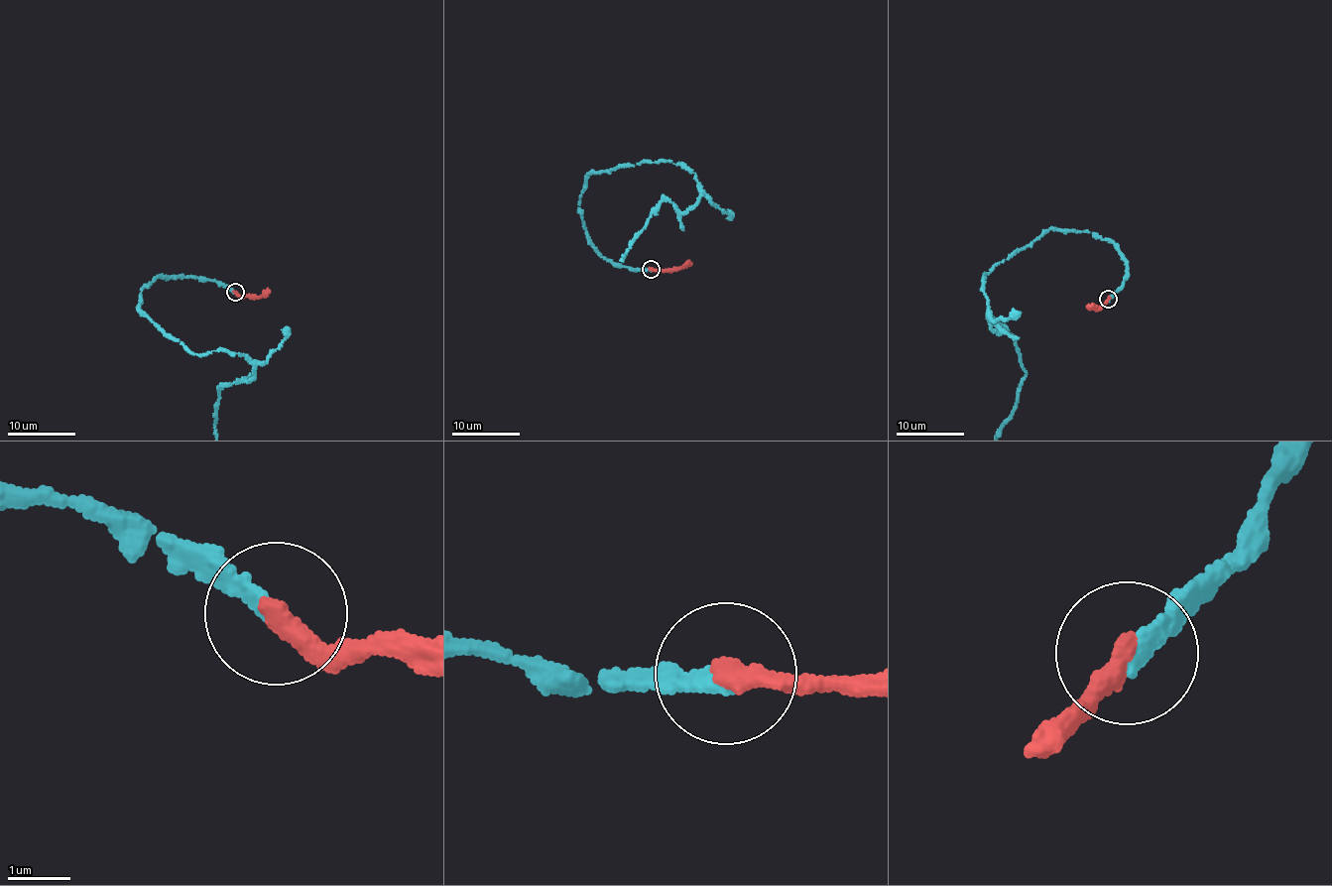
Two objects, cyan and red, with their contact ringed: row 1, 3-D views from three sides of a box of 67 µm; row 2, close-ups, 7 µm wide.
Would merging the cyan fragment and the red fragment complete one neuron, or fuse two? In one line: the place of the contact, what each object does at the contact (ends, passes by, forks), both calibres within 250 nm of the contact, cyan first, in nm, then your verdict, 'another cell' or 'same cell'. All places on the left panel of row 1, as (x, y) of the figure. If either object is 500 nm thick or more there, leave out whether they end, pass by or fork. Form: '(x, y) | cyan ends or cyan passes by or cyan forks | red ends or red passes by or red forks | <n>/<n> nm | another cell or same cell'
(235, 292) | cyan ends | red ends | 260/360 nm | same cell

